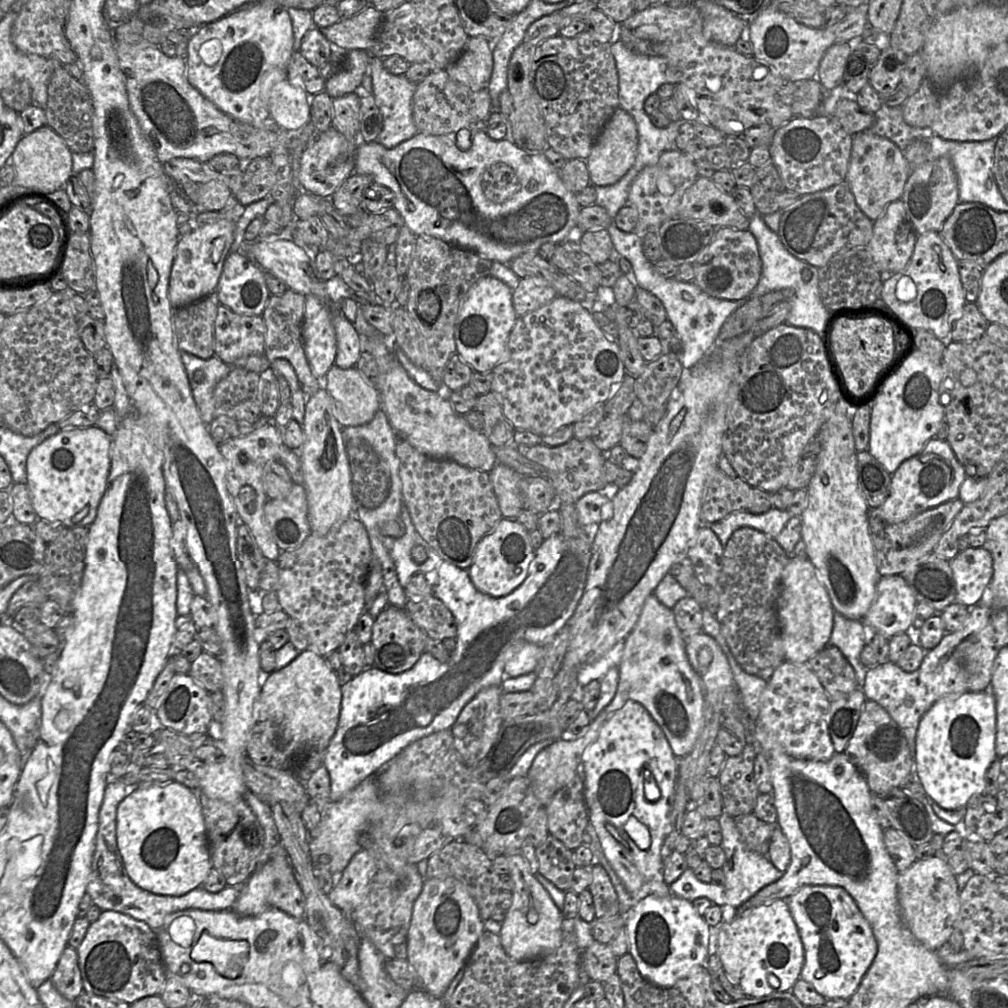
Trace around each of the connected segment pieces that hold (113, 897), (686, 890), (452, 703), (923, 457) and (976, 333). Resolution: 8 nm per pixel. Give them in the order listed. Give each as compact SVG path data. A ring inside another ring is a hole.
M109 781L104 791L103 801L99 810L98 831L95 851L92 859L91 876L86 887L93 904L102 911L117 911L145 922L152 930L158 931L165 923L167 916L188 909L204 911L222 911L232 909L240 887L226 886L218 893L210 893L202 887L195 888L183 896L164 896L152 894L139 888L128 876L116 837L116 816L119 803L128 795L130 788L126 785Z
M723 812L718 820L722 830L722 842L720 845L726 855L726 860L722 867L725 875L724 883L722 885L703 883L695 877L693 870L688 867L669 887L673 895L689 902L700 897L709 899L713 904L721 907L722 923L729 923L736 917L736 908L740 907L765 886L777 881L782 877L783 873L770 862L767 856L753 852L746 846L734 819L730 815Z
M403 505L399 520L404 526L401 537L385 537L385 545L394 561L399 583L404 588L415 574L423 574L432 586L433 595L440 599L453 614L457 626L456 648L448 662L438 661L424 651L416 664L400 674L384 672L377 667L364 669L341 687L342 699L338 725L323 756L322 765L330 775L330 800L337 801L352 791L367 777L376 774L384 764L413 742L439 731L449 731L464 706L481 690L501 686L506 693L532 689L536 670L518 677L505 677L505 663L513 655L513 645L519 641L545 646L563 629L572 617L583 594L591 548L598 525L585 525L579 537L570 538L558 533L544 539L529 565L526 579L511 593L492 597L479 591L471 582L466 569L445 561L417 533L409 509ZM416 544L425 544L427 559L415 563L411 550Z
M930 439L923 450L904 462L892 474L890 494L875 513L888 524L905 522L916 515L958 498L960 487L967 475L945 440Z
M966 303L950 333L953 342L966 342L984 336L989 322L983 317L976 303Z

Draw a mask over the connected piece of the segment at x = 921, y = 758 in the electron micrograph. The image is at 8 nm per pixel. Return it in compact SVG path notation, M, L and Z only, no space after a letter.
M991 688L966 692L939 699L921 718L916 735L915 770L926 794L945 810L966 807L977 796L984 795L985 774L997 758L996 700Z

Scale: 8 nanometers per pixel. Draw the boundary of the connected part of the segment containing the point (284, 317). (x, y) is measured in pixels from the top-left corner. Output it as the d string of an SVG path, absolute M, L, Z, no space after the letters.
M288 288L281 295L270 296L262 313L265 323L265 352L269 362L277 358L286 359L293 367L300 387L306 397L315 394L322 386L322 379L317 378L306 358L302 339L302 326L305 314L305 296Z

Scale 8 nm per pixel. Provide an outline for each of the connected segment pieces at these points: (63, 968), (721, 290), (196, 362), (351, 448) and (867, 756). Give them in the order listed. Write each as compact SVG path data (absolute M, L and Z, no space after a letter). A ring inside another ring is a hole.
M67 946L57 963L51 981L66 999L76 1001L83 993L83 982L78 965L77 949Z
M717 228L710 244L692 266L694 269L692 282L709 296L718 299L746 300L761 276L761 259L757 241L748 229Z
M187 352L180 353L200 418L208 426L214 418L215 387L232 366L217 356L202 359Z
M362 439L349 440L346 443L346 451L357 506L368 509L379 507L388 498L392 485L387 464Z
M866 700L864 703L857 726L844 754L862 772L872 793L879 796L885 796L895 787L902 789L902 784L913 775L913 757L901 729L889 713L872 700Z

